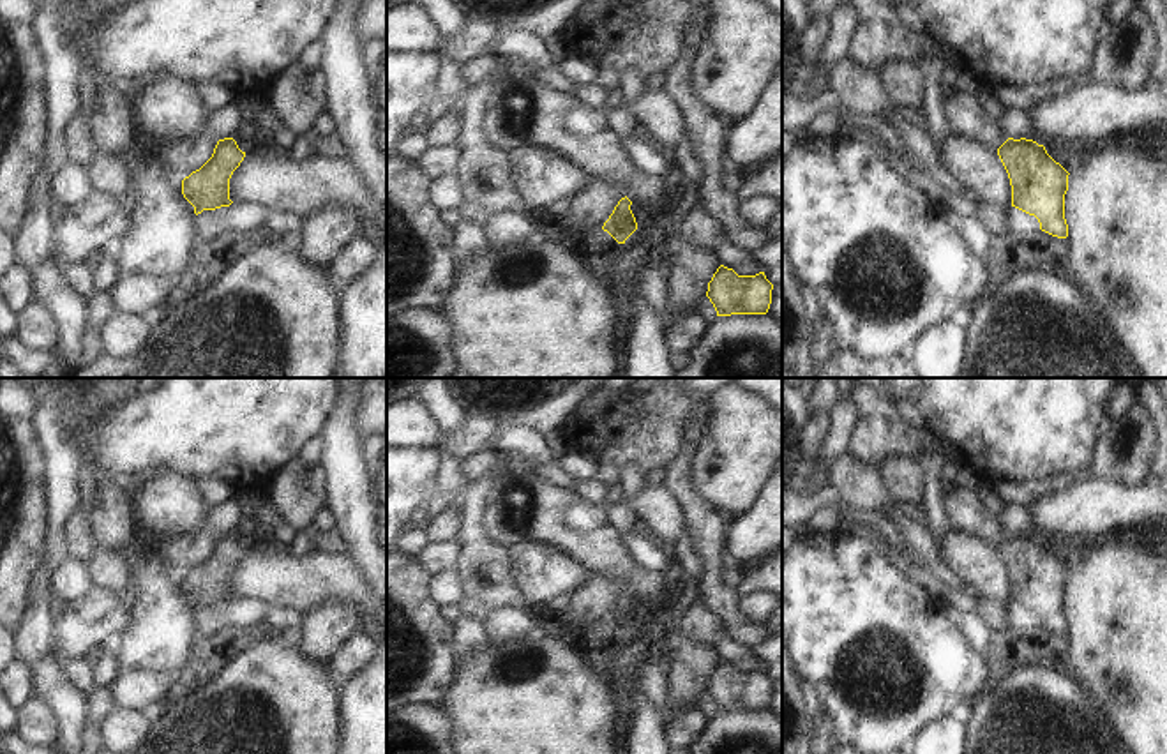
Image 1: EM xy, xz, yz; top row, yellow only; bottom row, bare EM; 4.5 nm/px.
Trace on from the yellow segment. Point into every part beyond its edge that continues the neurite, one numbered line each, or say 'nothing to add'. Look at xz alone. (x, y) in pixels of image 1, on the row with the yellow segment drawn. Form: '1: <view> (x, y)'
nothing to add

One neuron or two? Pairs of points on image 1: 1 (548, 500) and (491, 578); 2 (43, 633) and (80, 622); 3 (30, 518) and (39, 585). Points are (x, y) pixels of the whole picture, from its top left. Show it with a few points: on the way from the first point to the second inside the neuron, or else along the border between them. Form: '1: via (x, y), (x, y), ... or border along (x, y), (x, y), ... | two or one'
1: border along (482, 516), (486, 535), (509, 548) | two
2: border along (55, 627), (50, 650) | two
3: border along (45, 560), (32, 581), (32, 597), (27, 610) | two

